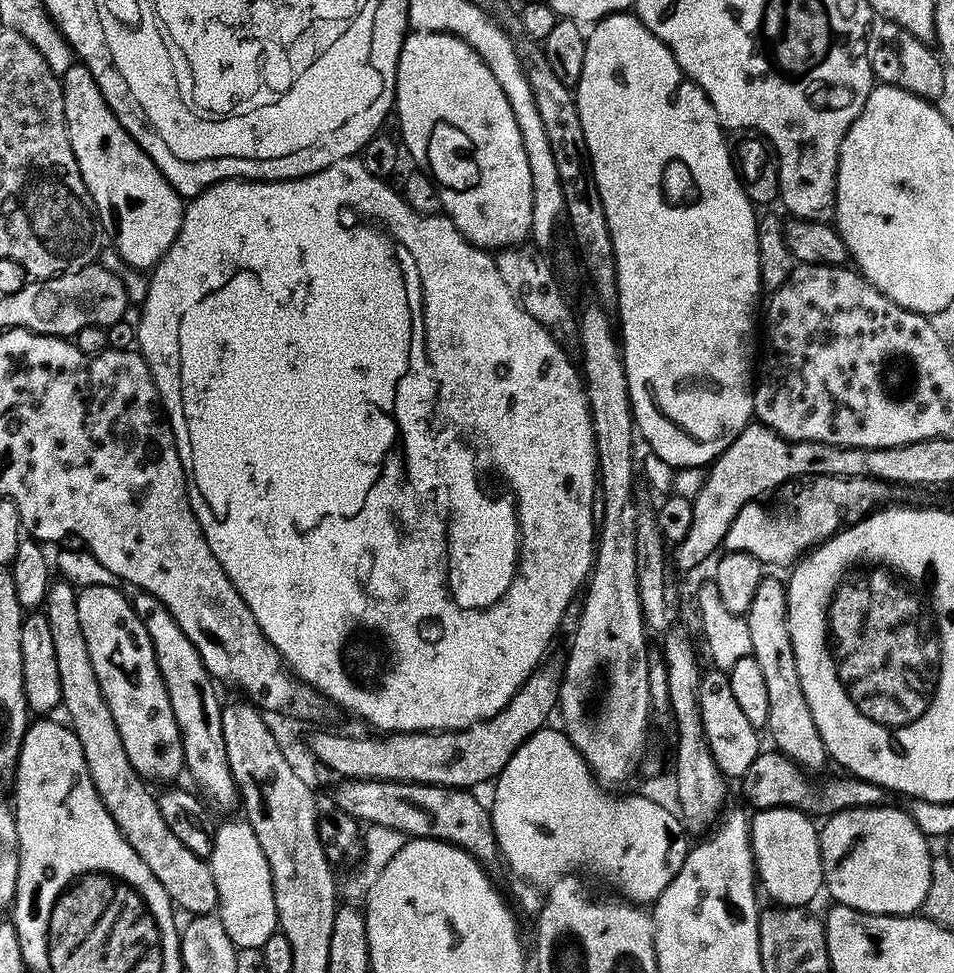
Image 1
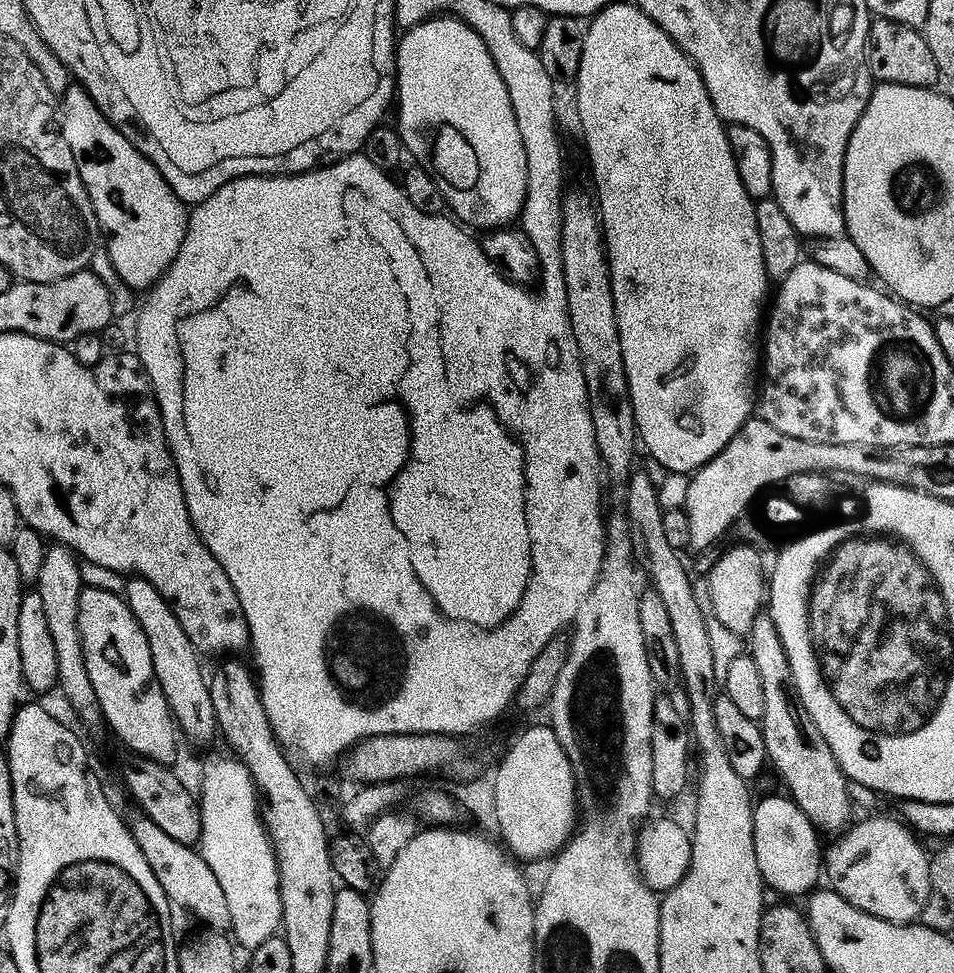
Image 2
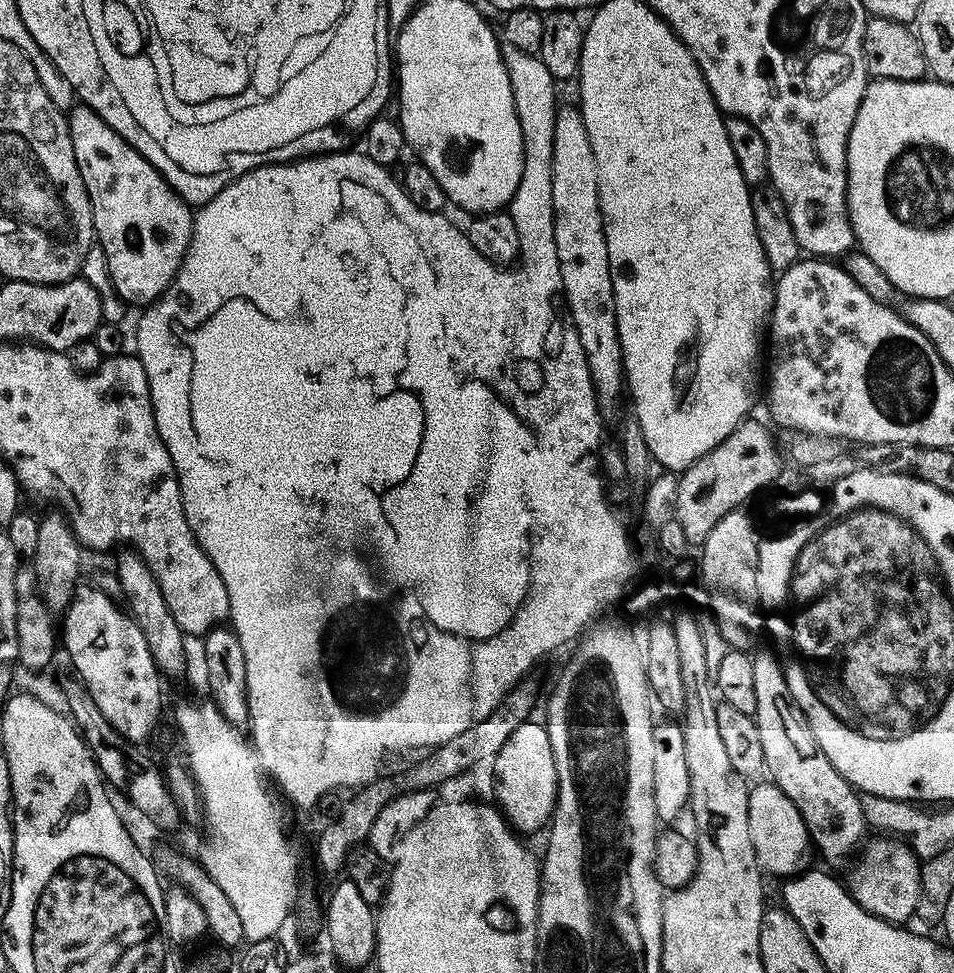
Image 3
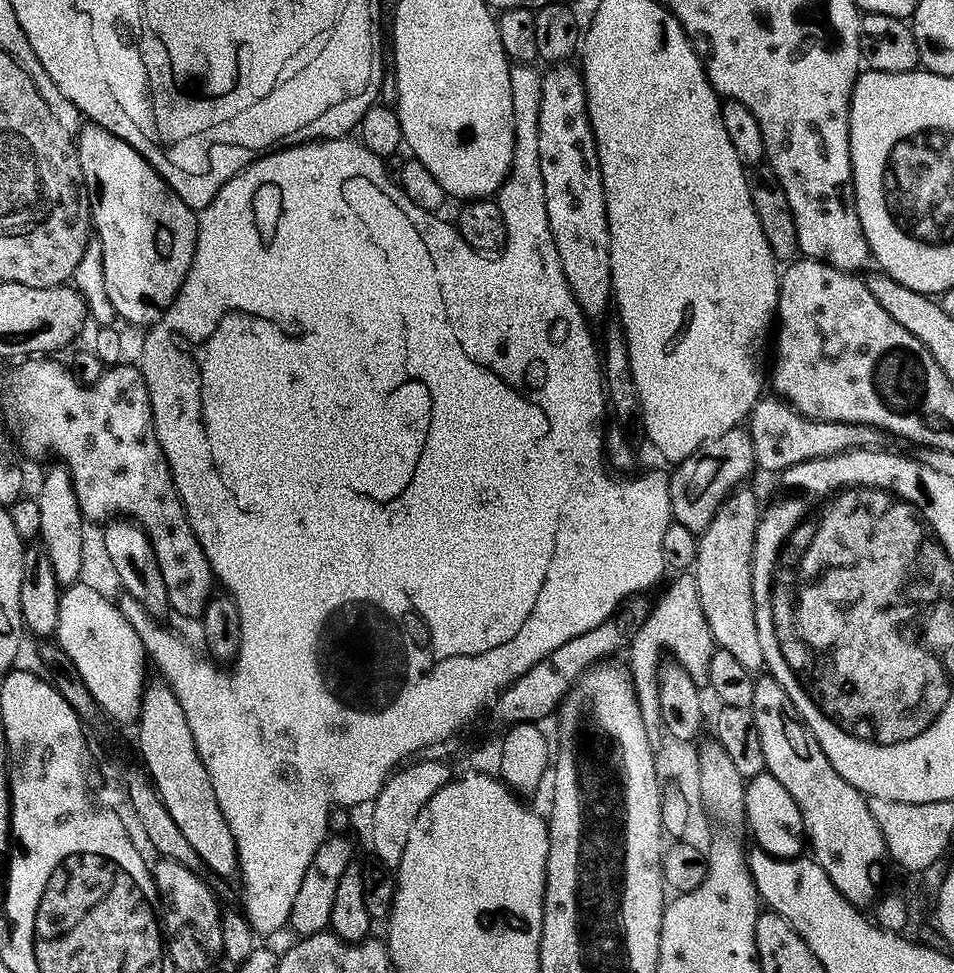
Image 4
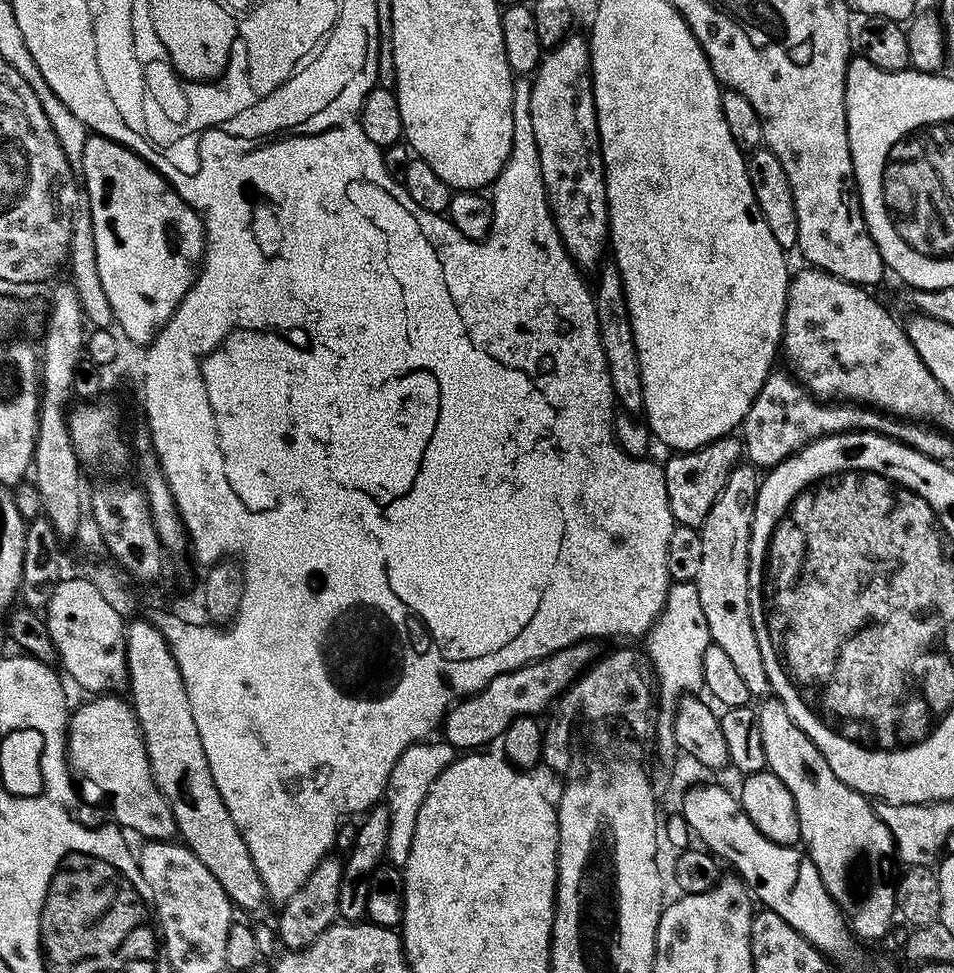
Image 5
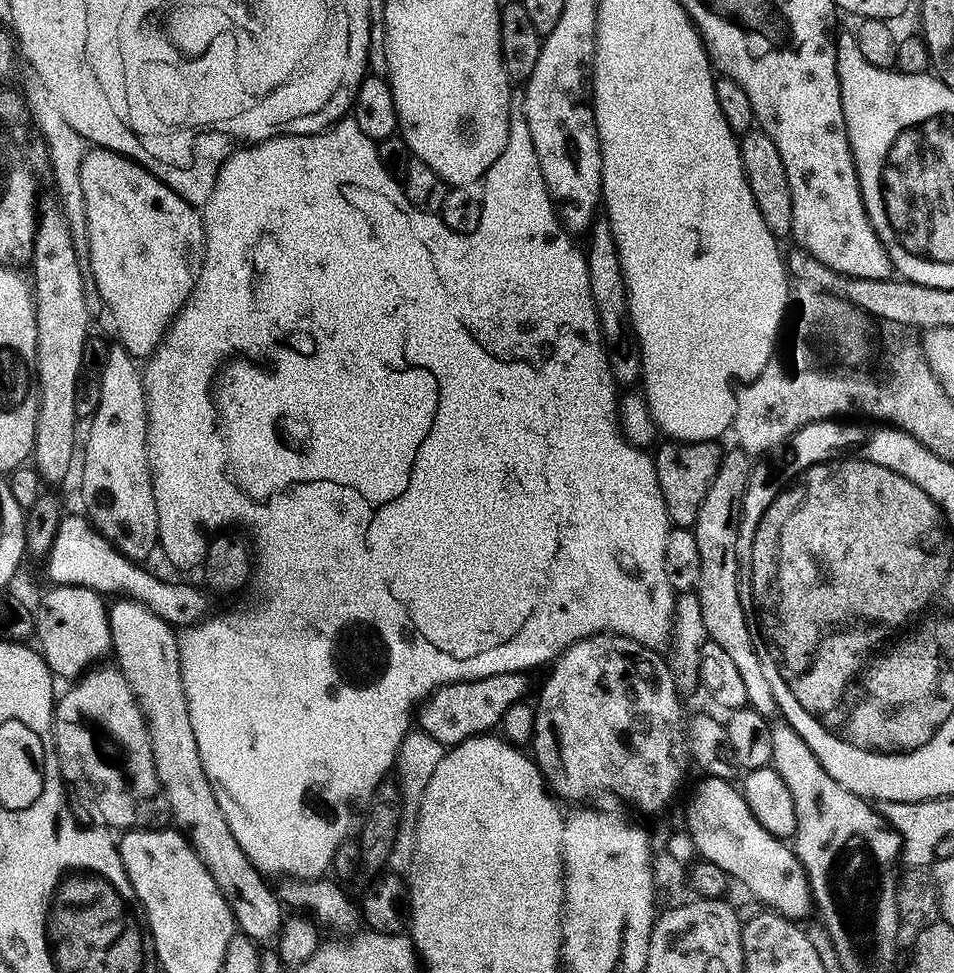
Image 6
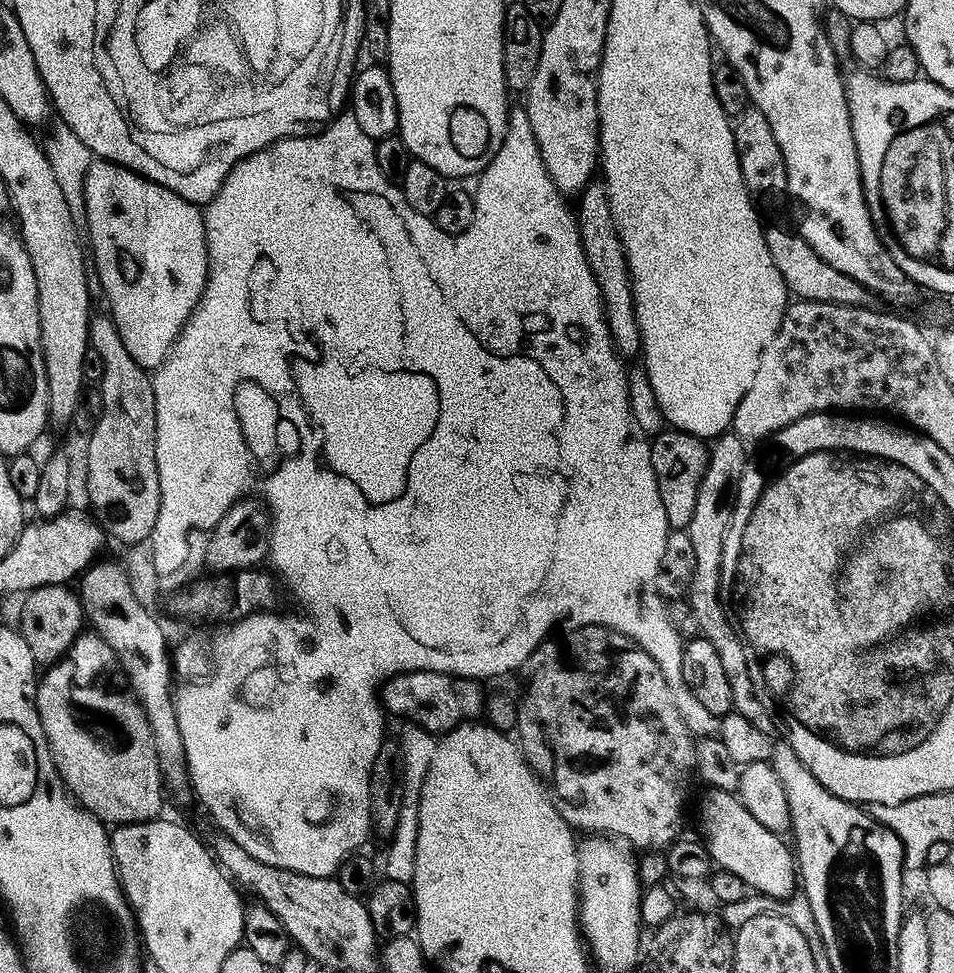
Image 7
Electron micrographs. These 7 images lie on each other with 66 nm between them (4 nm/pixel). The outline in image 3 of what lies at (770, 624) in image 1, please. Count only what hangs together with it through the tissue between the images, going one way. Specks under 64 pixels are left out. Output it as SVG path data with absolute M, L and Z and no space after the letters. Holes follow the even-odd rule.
M757 651L754 662L754 690L758 710L754 717L762 741L762 758L771 783L776 784L794 806L808 827L815 851L820 852L832 864L840 864L852 851L855 853L865 839L866 825L857 789L848 783L826 758L810 722L804 716L800 704L790 694L784 665L775 651ZM864 836L864 837L863 837ZM861 839L861 840L860 840ZM857 847L857 848L856 848ZM856 848L856 849L855 849Z

